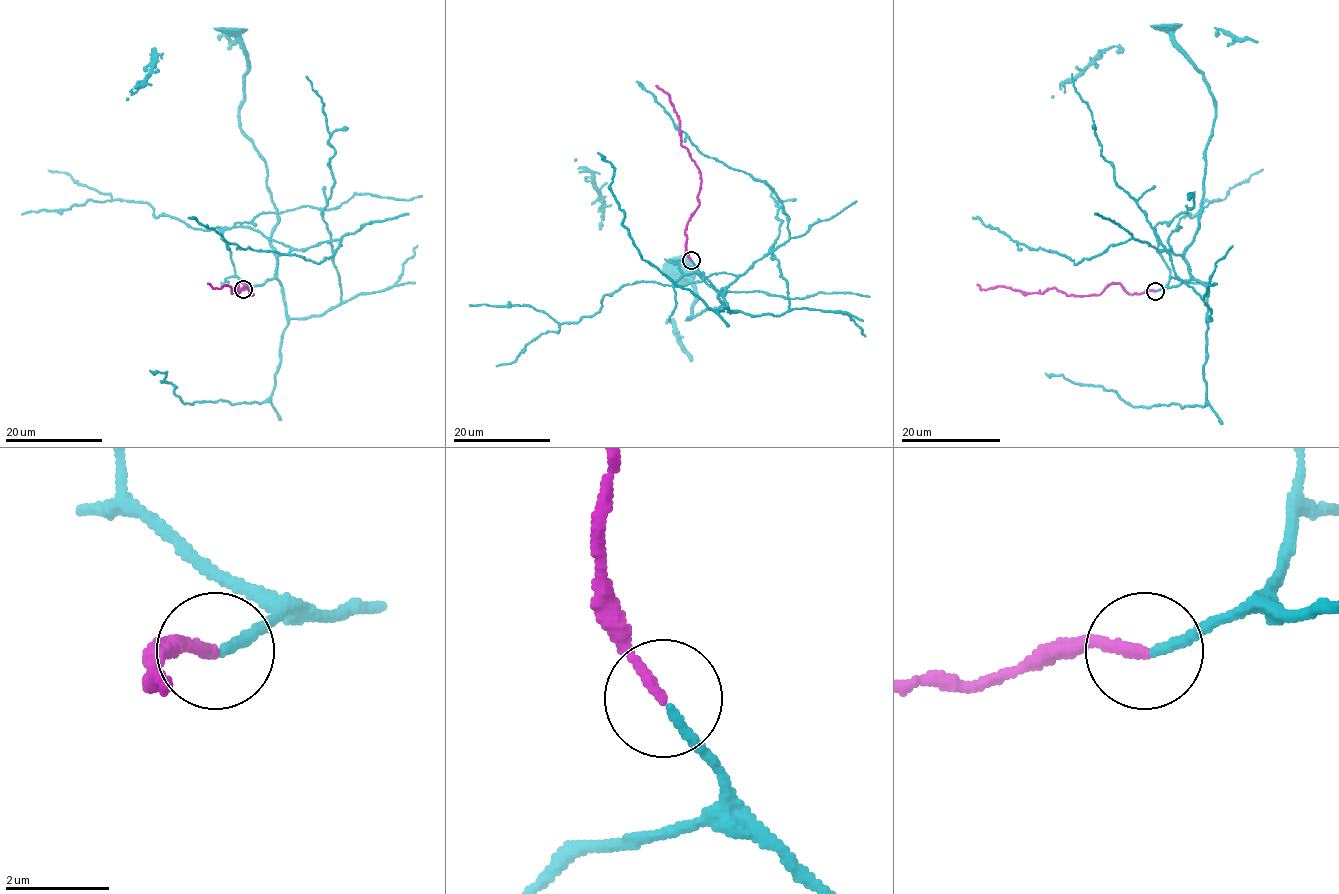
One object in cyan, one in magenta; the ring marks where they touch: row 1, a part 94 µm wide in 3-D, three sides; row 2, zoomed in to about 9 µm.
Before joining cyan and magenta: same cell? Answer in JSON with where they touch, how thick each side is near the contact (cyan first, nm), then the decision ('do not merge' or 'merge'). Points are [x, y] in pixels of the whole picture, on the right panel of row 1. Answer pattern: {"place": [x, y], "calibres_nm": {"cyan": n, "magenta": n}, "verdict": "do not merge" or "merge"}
{"place": [1155, 291], "calibres_nm": {"cyan": 180, "magenta": 200}, "verdict": "merge"}

